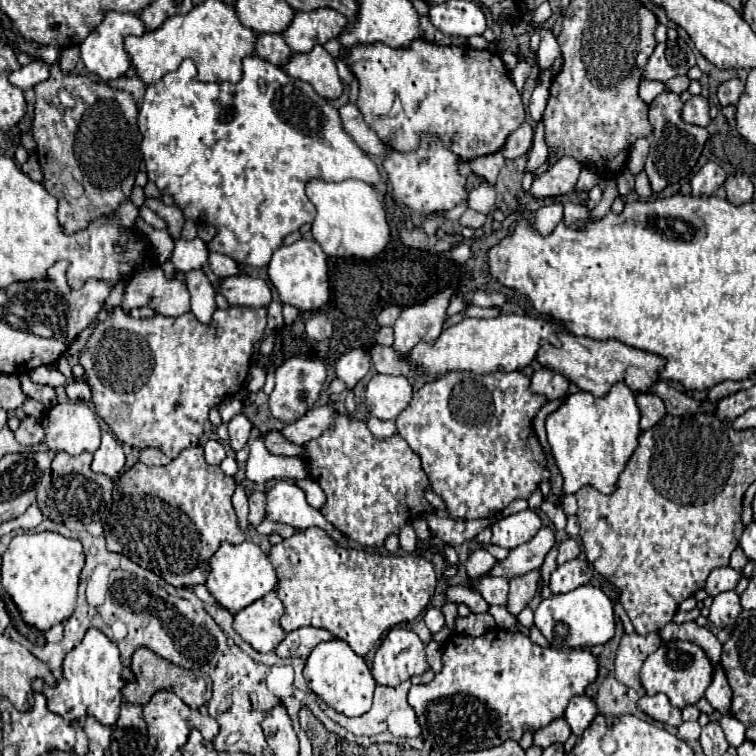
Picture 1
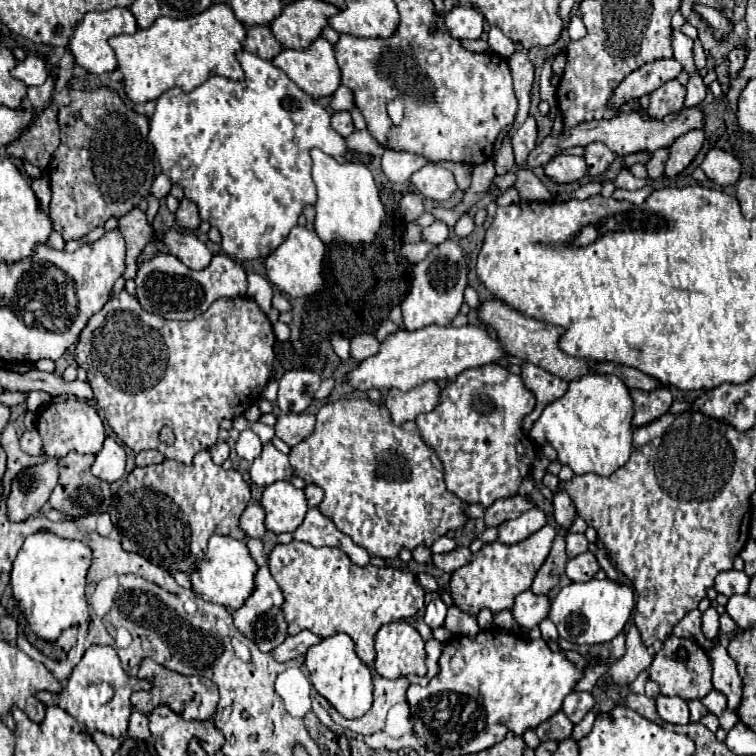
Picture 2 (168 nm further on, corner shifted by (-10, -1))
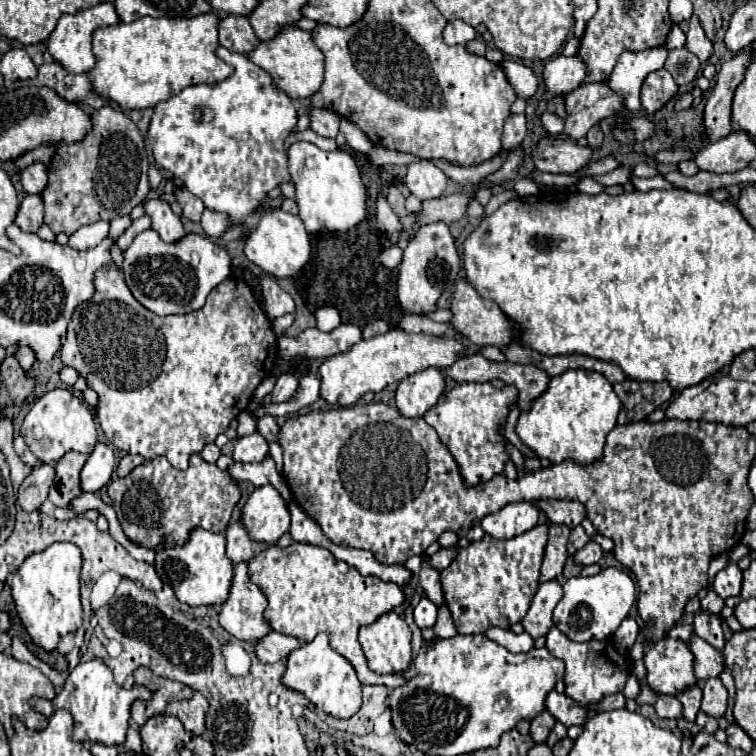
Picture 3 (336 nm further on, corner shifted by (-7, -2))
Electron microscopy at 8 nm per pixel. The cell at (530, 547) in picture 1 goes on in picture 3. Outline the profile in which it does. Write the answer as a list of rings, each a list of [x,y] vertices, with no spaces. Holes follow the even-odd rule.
[[[539,524],[511,540],[497,540],[485,534],[467,548],[457,548],[455,560],[439,574],[443,596],[459,634],[485,634],[493,626],[509,630],[511,624],[521,622],[539,588],[545,542],[547,526]]]

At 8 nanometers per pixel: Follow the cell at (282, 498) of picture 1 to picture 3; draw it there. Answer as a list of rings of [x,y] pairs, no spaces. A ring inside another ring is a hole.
[[[271,484],[255,488],[241,512],[241,522],[253,542],[277,544],[277,540],[289,530],[291,518],[287,504]]]

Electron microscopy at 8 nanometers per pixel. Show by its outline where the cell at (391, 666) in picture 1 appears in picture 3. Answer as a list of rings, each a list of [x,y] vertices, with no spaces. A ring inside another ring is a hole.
[[[393,610],[389,614],[381,614],[377,622],[369,626],[361,626],[359,644],[365,652],[367,666],[377,674],[393,674],[393,672],[405,670],[411,664],[411,630],[405,624],[405,620]]]

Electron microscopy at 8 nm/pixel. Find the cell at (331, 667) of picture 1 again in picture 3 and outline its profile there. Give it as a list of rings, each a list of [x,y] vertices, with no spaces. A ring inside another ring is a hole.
[[[323,632],[317,634],[313,642],[299,646],[287,656],[287,670],[281,676],[281,684],[301,692],[317,710],[335,718],[351,718],[361,708],[361,682],[357,680],[355,668],[331,648],[329,638]]]

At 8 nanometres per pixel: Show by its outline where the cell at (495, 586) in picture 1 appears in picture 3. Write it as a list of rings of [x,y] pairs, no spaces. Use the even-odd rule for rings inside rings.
[[[549,580],[539,586],[539,592],[535,594],[529,612],[523,618],[525,632],[529,632],[533,638],[545,636],[553,628],[553,608],[561,600],[561,582]]]

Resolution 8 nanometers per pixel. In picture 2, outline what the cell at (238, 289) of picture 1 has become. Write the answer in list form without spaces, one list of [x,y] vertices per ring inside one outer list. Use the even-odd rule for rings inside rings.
[[[158,253],[154,259],[142,263],[142,267],[138,269],[136,289],[138,289],[138,301],[142,309],[146,309],[148,313],[156,313],[158,317],[164,319],[186,321],[204,313],[216,299],[244,297],[246,277],[244,269],[228,255],[214,255],[210,267],[206,267],[204,271],[192,271],[174,255]]]

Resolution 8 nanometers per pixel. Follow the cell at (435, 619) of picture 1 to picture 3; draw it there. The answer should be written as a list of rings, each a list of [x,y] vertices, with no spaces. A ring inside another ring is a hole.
[[[421,598],[421,602],[415,606],[413,616],[419,628],[431,628],[437,618],[437,606],[429,598]]]

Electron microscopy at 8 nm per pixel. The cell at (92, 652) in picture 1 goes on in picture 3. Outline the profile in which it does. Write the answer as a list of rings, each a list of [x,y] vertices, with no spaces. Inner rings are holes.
[[[91,660],[79,664],[67,678],[63,690],[55,696],[53,704],[45,698],[33,698],[31,706],[33,710],[41,712],[43,716],[51,716],[55,710],[65,708],[73,714],[74,727],[73,739],[75,741],[101,742],[105,746],[115,746],[125,742],[125,734],[129,728],[129,718],[131,718],[131,704],[137,700],[133,690],[125,690],[113,682],[113,672],[101,662],[101,660]]]

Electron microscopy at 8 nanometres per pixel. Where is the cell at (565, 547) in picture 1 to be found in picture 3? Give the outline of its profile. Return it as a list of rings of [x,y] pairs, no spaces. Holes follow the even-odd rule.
[[[579,524],[579,526],[575,526],[575,528],[571,530],[571,536],[569,536],[569,546],[567,546],[569,554],[575,554],[575,552],[577,552],[577,550],[581,550],[587,542],[589,542],[589,536],[585,534],[583,526],[581,526],[581,524]]]

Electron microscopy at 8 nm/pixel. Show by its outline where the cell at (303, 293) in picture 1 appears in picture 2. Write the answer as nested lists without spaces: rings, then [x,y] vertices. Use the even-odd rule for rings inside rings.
[[[296,225],[286,237],[286,241],[264,259],[266,277],[292,299],[312,297],[314,293],[320,291],[320,285],[324,285],[324,275],[322,275],[324,253],[326,253],[326,245],[320,241],[320,237],[314,231]]]

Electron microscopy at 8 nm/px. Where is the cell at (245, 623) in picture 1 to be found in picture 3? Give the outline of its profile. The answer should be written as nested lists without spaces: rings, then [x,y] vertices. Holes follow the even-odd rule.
[[[247,562],[237,564],[233,570],[229,598],[219,608],[219,624],[239,640],[257,642],[269,632],[263,618],[265,606],[265,594],[249,580]]]

